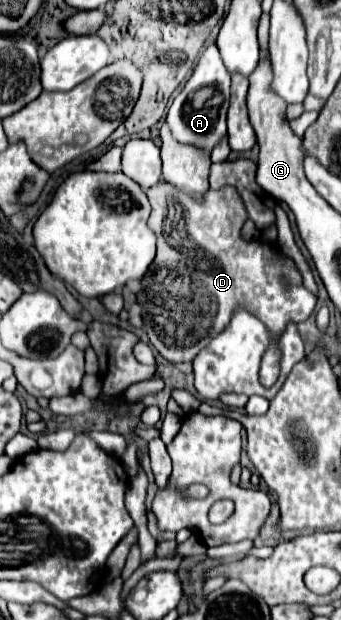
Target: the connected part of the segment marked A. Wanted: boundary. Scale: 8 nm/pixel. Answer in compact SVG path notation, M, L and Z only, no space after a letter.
M213 42L201 54L199 64L195 66L191 78L187 80L185 88L177 94L177 98L173 100L173 104L169 108L167 122L169 122L173 136L179 138L179 142L195 144L209 152L213 150L213 146L227 132L225 120L227 120L227 108L229 108L229 84L231 84L229 72L221 60L217 44Z

